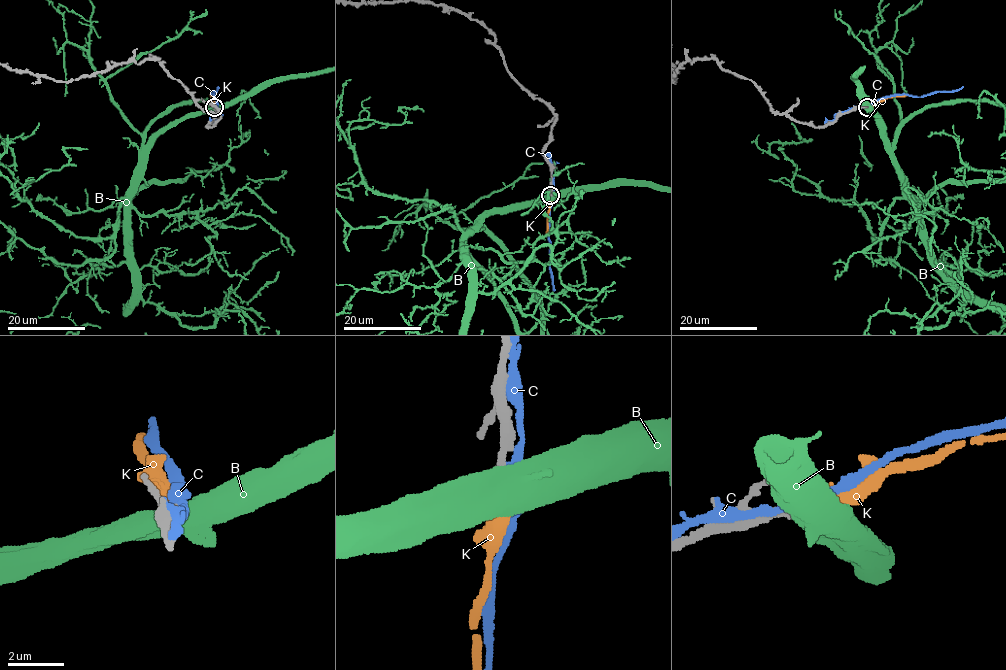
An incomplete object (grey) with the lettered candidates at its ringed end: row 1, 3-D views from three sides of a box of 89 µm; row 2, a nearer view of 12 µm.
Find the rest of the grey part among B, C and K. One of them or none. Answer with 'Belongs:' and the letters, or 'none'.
Belongs: K

